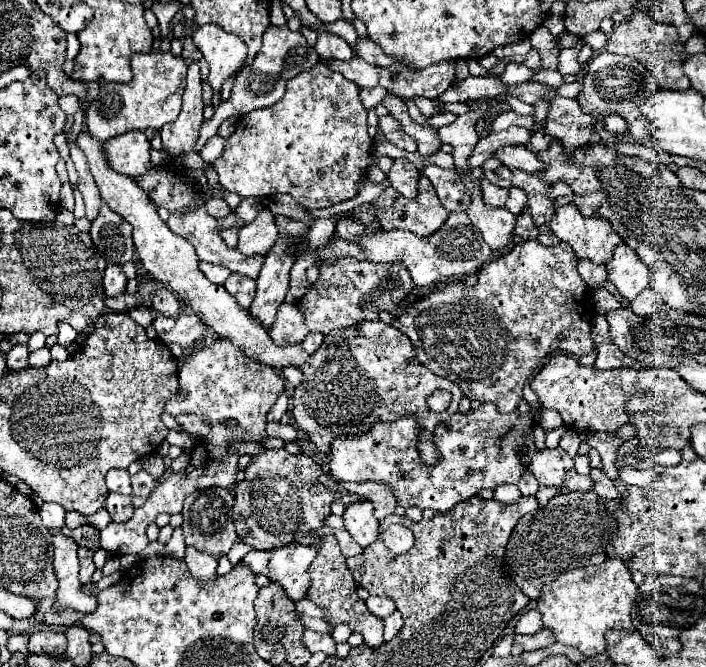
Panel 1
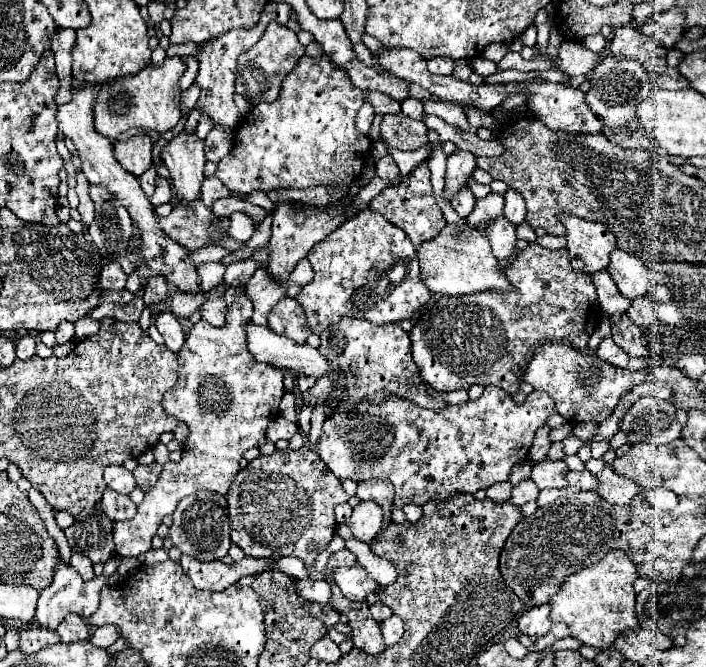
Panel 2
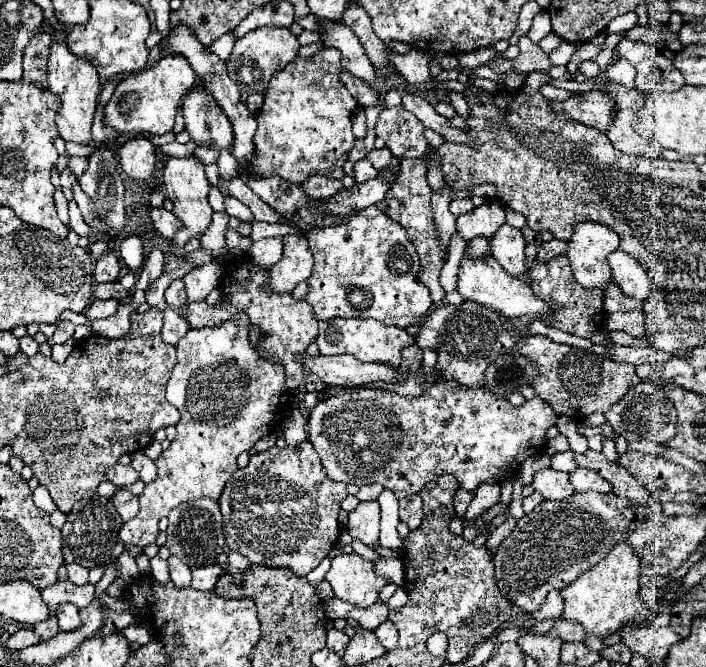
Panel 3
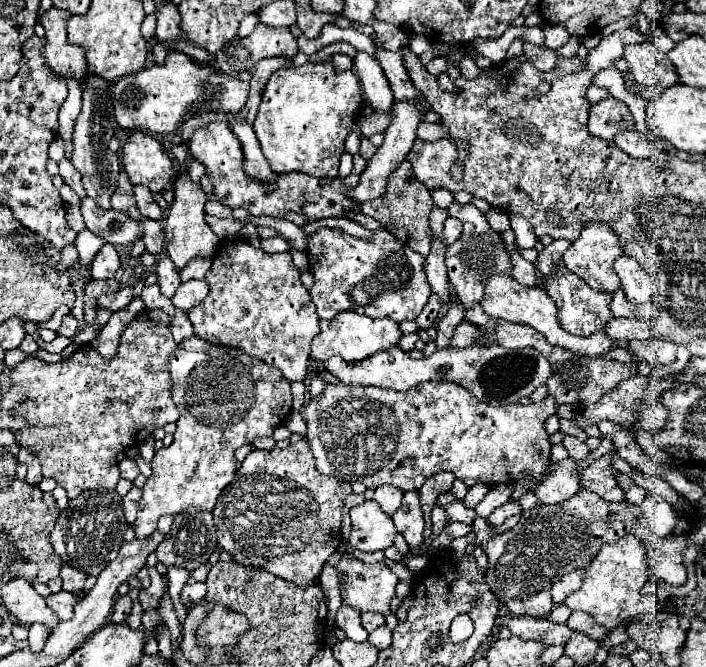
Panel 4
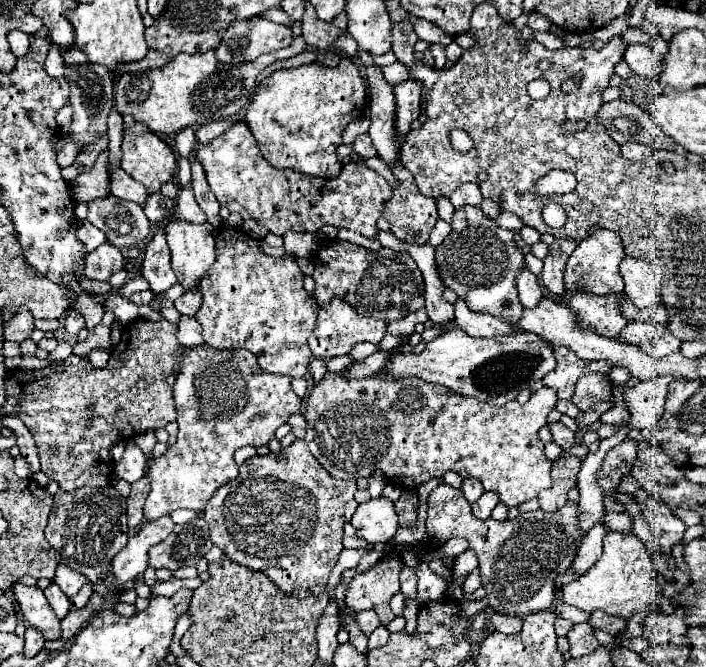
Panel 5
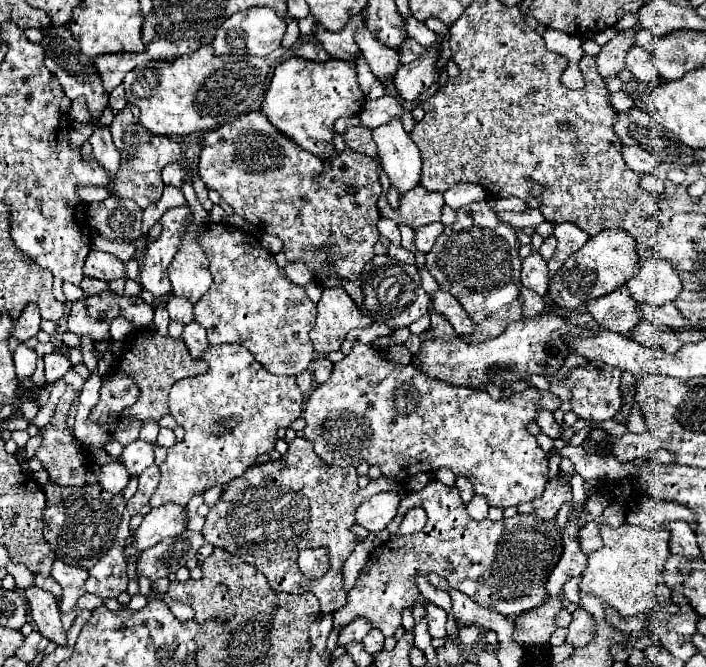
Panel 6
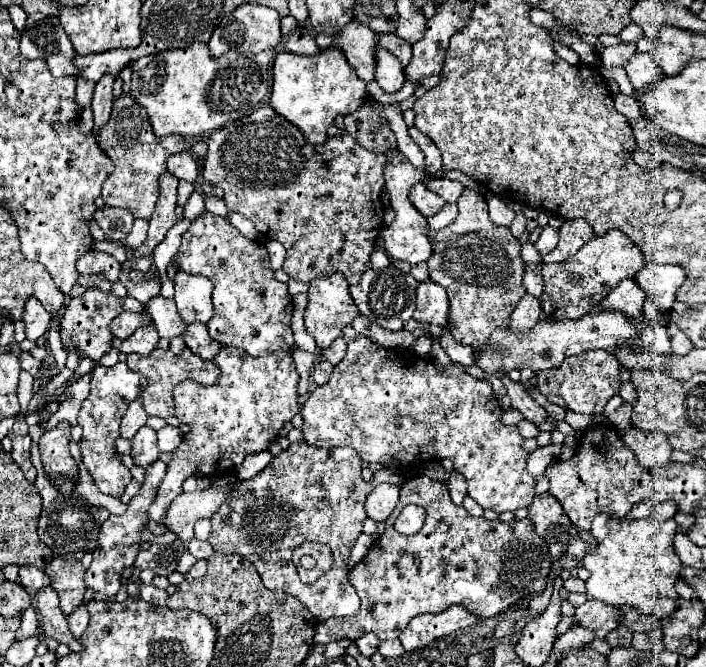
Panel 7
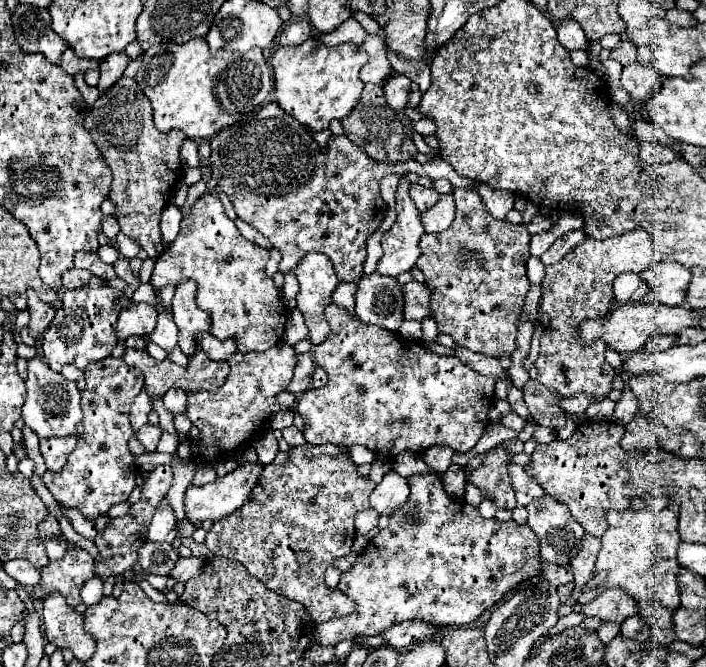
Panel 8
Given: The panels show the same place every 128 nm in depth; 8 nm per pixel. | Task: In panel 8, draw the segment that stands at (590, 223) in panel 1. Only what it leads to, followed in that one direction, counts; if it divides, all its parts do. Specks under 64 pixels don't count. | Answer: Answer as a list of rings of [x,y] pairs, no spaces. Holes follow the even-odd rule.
[[[630,230],[606,240],[586,238],[578,244],[562,262],[546,266],[546,276],[542,280],[542,300],[538,308],[538,324],[544,326],[540,340],[540,356],[530,368],[530,378],[542,382],[548,390],[560,394],[560,398],[572,398],[578,394],[588,394],[594,402],[604,400],[612,390],[612,380],[616,376],[614,368],[606,362],[606,346],[594,342],[594,346],[578,346],[570,334],[582,318],[602,318],[608,314],[612,296],[612,282],[622,272],[642,272],[652,264],[654,248],[646,230]]]

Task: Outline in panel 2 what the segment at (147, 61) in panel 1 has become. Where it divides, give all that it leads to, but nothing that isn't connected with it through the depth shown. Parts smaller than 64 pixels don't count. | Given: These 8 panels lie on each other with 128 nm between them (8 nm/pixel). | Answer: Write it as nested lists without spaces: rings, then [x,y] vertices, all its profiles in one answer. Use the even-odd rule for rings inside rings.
[[[166,58],[162,66],[148,64],[136,76],[124,76],[104,84],[94,102],[94,128],[98,134],[116,138],[130,128],[150,128],[168,132],[178,124],[178,80],[184,74],[182,58]]]

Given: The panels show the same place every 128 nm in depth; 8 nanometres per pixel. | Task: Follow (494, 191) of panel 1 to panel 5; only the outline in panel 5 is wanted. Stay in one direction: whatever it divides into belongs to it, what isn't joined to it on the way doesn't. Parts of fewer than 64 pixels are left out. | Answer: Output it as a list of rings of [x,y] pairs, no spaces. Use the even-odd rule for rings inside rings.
[[[500,212],[498,216],[496,216],[496,224],[500,226],[500,228],[506,228],[506,230],[520,230],[520,226],[522,226],[522,222],[520,222],[520,218],[516,216],[516,214],[510,214],[510,212]],[[438,220],[438,222],[436,222],[436,226],[434,226],[434,230],[432,230],[432,234],[430,234],[430,244],[432,244],[432,246],[440,246],[440,244],[442,244],[442,240],[450,234],[450,230],[452,230],[450,222]]]

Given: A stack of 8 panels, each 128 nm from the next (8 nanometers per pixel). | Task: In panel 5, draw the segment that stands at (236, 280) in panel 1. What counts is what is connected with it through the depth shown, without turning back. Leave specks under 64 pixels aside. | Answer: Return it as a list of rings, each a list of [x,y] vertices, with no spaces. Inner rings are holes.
[[[208,344],[194,348],[182,348],[178,356],[176,384],[172,386],[172,400],[178,410],[178,440],[160,458],[150,460],[148,480],[150,494],[144,502],[144,520],[158,520],[160,516],[172,514],[178,508],[204,510],[210,496],[226,482],[238,476],[234,452],[242,446],[262,446],[274,438],[278,426],[286,424],[290,414],[298,414],[302,400],[294,394],[290,378],[270,374],[260,368],[254,354],[248,350],[218,350]]]

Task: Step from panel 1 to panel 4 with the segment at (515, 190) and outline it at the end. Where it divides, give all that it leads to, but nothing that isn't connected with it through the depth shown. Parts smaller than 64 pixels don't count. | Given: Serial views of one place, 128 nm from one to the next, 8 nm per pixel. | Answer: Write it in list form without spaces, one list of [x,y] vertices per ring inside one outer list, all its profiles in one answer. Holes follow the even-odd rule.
[[[510,214],[510,222],[512,222],[512,230],[516,234],[518,246],[520,248],[534,248],[538,238],[532,232],[532,224],[526,218],[522,218],[520,214]]]

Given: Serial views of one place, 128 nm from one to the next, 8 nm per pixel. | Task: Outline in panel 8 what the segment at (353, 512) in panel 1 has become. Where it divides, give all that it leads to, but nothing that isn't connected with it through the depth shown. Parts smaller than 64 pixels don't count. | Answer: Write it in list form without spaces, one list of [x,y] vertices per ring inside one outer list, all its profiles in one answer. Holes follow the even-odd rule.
[[[390,470],[382,482],[376,484],[374,492],[370,494],[370,506],[384,516],[390,516],[396,508],[400,508],[408,498],[408,482],[394,470]]]

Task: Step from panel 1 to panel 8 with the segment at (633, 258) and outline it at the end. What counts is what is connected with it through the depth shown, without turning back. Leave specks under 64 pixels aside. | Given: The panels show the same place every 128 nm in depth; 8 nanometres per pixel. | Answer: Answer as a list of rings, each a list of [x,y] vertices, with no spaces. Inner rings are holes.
[[[656,262],[640,274],[648,288],[656,292],[664,306],[682,306],[686,300],[686,286],[690,284],[690,270],[678,262]]]

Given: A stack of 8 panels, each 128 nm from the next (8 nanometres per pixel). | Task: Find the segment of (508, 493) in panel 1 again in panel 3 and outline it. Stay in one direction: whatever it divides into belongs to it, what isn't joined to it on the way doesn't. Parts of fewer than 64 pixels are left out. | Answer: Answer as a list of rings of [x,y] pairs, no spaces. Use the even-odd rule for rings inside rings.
[[[482,484],[482,486],[478,486],[476,498],[472,500],[470,508],[472,508],[474,516],[480,516],[488,508],[492,508],[498,500],[500,500],[500,486],[498,484]]]

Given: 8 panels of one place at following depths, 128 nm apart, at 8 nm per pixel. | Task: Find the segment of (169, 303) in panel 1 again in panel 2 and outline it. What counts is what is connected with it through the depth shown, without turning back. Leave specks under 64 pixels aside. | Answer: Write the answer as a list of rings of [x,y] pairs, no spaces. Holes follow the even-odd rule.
[[[154,276],[150,278],[148,286],[146,286],[146,292],[144,292],[144,302],[148,306],[156,306],[156,304],[162,304],[170,298],[170,286],[168,282],[162,278],[162,276]]]

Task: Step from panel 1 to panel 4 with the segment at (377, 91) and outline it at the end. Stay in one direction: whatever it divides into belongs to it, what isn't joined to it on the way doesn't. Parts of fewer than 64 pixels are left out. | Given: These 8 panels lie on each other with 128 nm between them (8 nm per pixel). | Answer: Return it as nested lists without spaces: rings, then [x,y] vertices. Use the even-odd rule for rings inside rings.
[[[356,122],[354,128],[352,128],[352,132],[350,132],[348,138],[346,138],[346,152],[350,152],[352,156],[358,154],[358,150],[360,150],[360,140],[362,140],[362,134],[360,134],[360,126],[358,126],[358,122]]]

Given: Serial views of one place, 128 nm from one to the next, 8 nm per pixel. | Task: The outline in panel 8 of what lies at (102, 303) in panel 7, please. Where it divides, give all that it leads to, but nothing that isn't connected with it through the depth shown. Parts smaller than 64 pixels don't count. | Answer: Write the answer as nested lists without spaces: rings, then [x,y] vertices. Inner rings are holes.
[[[92,276],[90,284],[82,290],[68,290],[62,296],[62,308],[56,312],[52,326],[42,334],[42,350],[46,364],[60,372],[62,366],[74,364],[76,368],[84,370],[88,364],[98,362],[112,354],[118,336],[116,336],[116,320],[118,312],[128,307],[132,300],[118,290],[112,290],[102,278]]]

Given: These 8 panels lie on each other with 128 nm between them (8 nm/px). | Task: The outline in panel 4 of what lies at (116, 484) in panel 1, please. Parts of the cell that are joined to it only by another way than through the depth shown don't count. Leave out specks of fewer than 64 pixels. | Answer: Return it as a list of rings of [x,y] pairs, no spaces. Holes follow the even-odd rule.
[[[124,458],[124,460],[118,464],[118,468],[120,468],[120,478],[126,478],[126,480],[134,480],[134,478],[140,474],[136,462],[130,460],[130,458]]]

